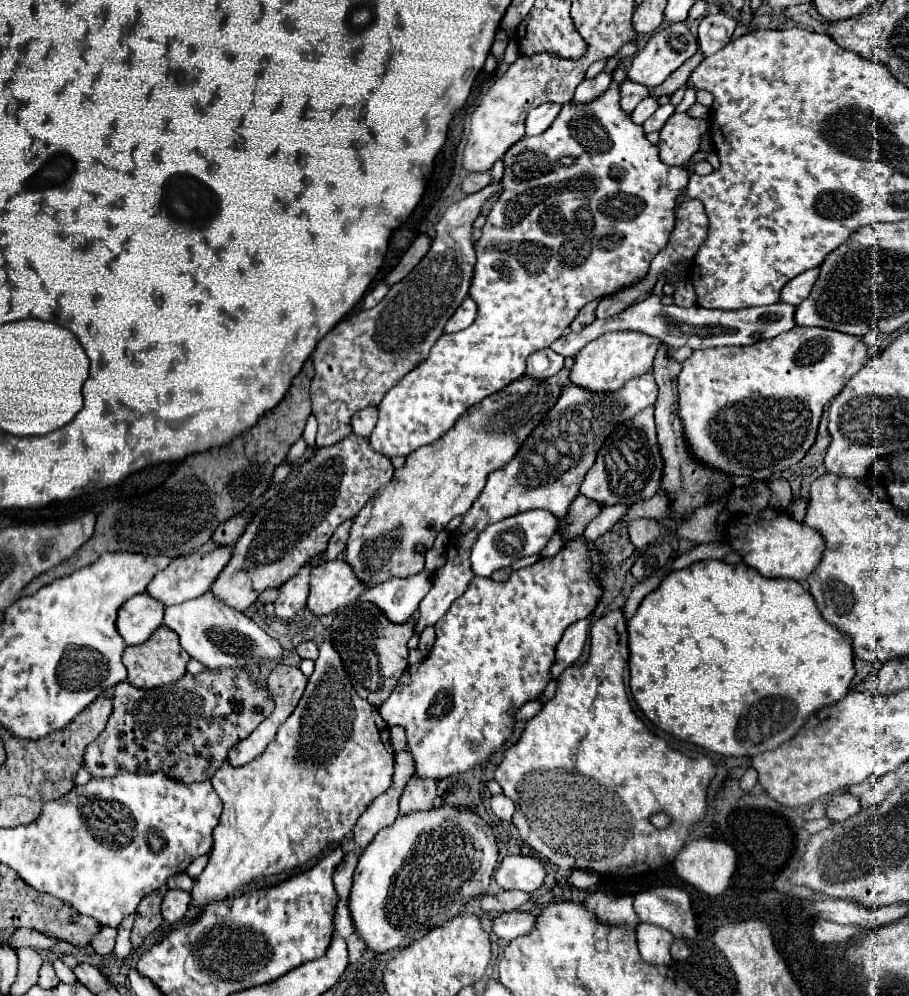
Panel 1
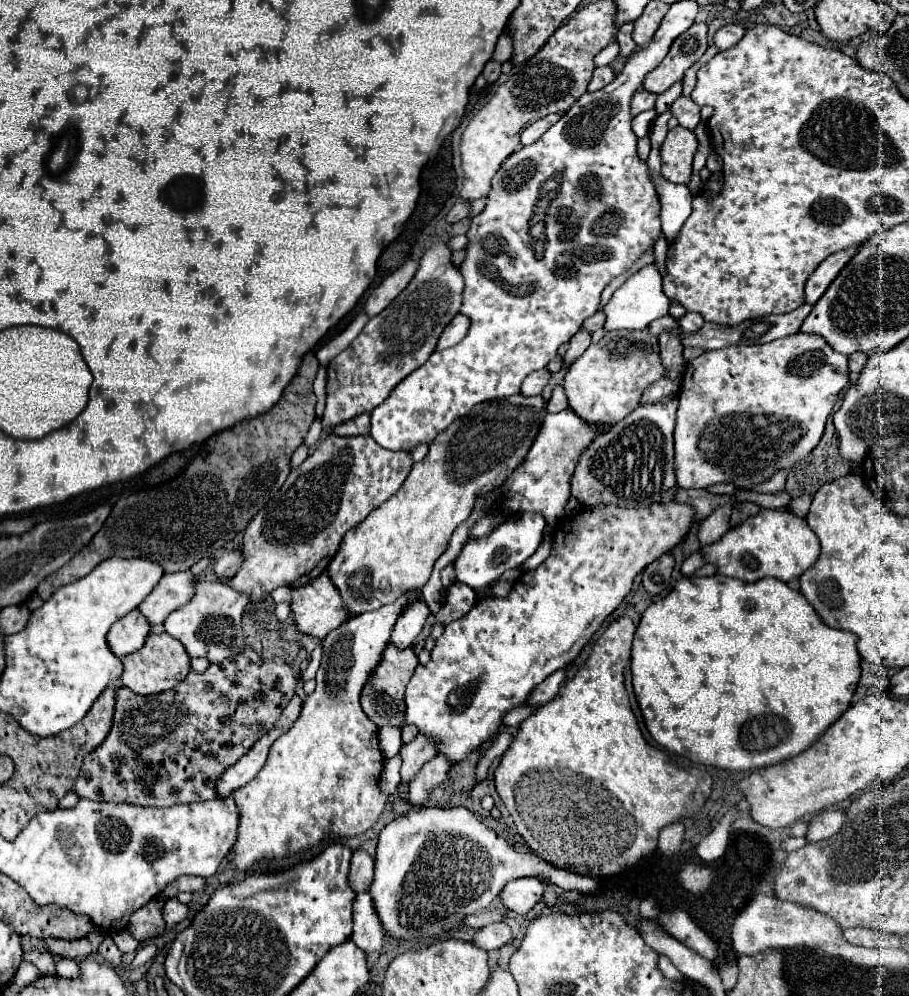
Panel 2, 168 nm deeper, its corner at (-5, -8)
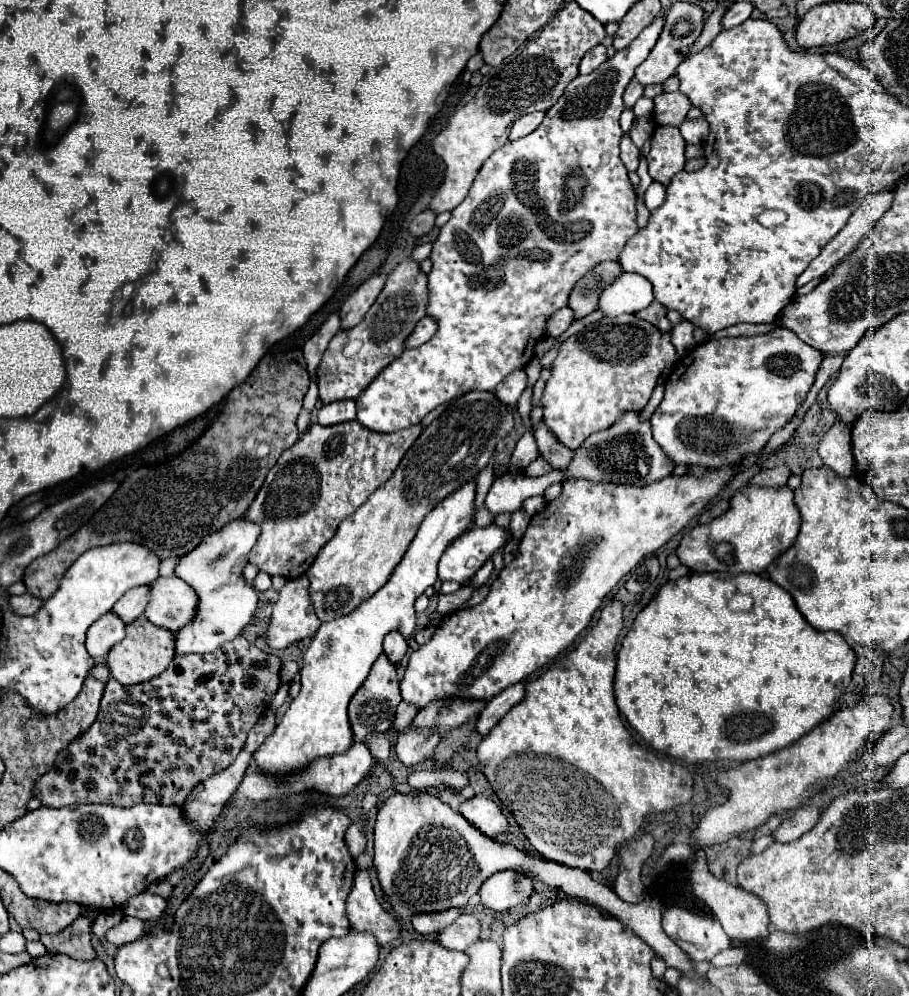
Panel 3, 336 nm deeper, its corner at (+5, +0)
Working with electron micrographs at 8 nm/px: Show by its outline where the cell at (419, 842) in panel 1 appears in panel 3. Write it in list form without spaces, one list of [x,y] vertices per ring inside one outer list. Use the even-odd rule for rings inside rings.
[[[394,793],[390,795],[376,815],[374,825],[374,865],[382,891],[390,897],[392,913],[398,919],[406,919],[418,913],[444,911],[450,907],[466,907],[468,899],[478,893],[480,885],[494,873],[504,869],[518,869],[534,875],[542,883],[550,887],[562,889],[566,895],[580,897],[590,901],[592,905],[612,913],[618,917],[628,929],[632,929],[638,937],[642,937],[658,957],[666,961],[666,965],[688,973],[692,971],[690,959],[682,949],[672,943],[672,939],[664,933],[660,925],[660,901],[656,897],[646,895],[638,905],[630,905],[618,899],[618,895],[596,883],[586,871],[572,869],[566,865],[558,865],[554,861],[544,861],[534,855],[526,855],[512,845],[498,843],[482,835],[476,827],[472,827],[460,813],[452,811],[446,803],[430,793]]]

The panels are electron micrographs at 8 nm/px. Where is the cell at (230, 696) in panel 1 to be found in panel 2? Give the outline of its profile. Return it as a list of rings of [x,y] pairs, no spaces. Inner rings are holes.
[[[246,647],[242,653],[238,653],[236,657],[224,661],[224,669],[220,665],[210,665],[202,675],[190,673],[176,689],[158,693],[158,695],[150,695],[150,697],[142,697],[132,693],[128,687],[120,687],[116,691],[116,713],[114,713],[114,723],[112,729],[108,733],[108,737],[104,739],[104,743],[100,747],[96,747],[90,755],[86,755],[80,775],[76,779],[74,791],[80,797],[88,797],[94,801],[112,801],[112,803],[136,803],[136,805],[148,805],[148,807],[170,807],[170,805],[178,805],[178,803],[194,803],[194,801],[204,801],[204,799],[216,799],[216,781],[218,777],[224,773],[224,769],[228,769],[230,765],[234,765],[262,735],[266,735],[276,721],[280,719],[284,707],[288,705],[288,701],[294,695],[294,687],[296,687],[296,677],[290,669],[288,663],[284,663],[282,659],[276,661],[264,661],[262,657],[258,657],[250,647]]]

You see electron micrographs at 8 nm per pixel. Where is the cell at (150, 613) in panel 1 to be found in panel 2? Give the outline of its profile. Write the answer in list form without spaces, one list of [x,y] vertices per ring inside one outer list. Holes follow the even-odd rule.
[[[136,609],[132,613],[124,615],[124,619],[116,621],[112,625],[112,629],[108,631],[106,639],[108,639],[108,645],[112,647],[112,651],[118,657],[124,657],[124,655],[138,651],[146,643],[148,635],[150,635],[150,623]]]

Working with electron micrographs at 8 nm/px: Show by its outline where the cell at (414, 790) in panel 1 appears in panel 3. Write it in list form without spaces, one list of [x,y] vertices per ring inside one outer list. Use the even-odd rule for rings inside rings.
[[[408,725],[404,731],[400,731],[394,751],[404,765],[412,767],[430,759],[434,755],[434,747],[438,745],[438,741],[438,731],[414,731],[414,727]]]

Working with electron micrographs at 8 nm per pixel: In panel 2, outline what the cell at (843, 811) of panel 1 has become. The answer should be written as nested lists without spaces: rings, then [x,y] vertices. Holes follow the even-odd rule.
[[[820,811],[816,817],[810,819],[810,827],[808,827],[806,837],[810,843],[828,839],[828,837],[836,835],[844,823],[846,823],[844,811]]]

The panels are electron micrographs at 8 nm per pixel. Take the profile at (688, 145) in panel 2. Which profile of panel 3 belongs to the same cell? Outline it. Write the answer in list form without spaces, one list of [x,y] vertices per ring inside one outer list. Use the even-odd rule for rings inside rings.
[[[656,127],[648,153],[650,177],[662,185],[668,185],[672,177],[684,169],[684,147],[686,141],[678,127]]]

